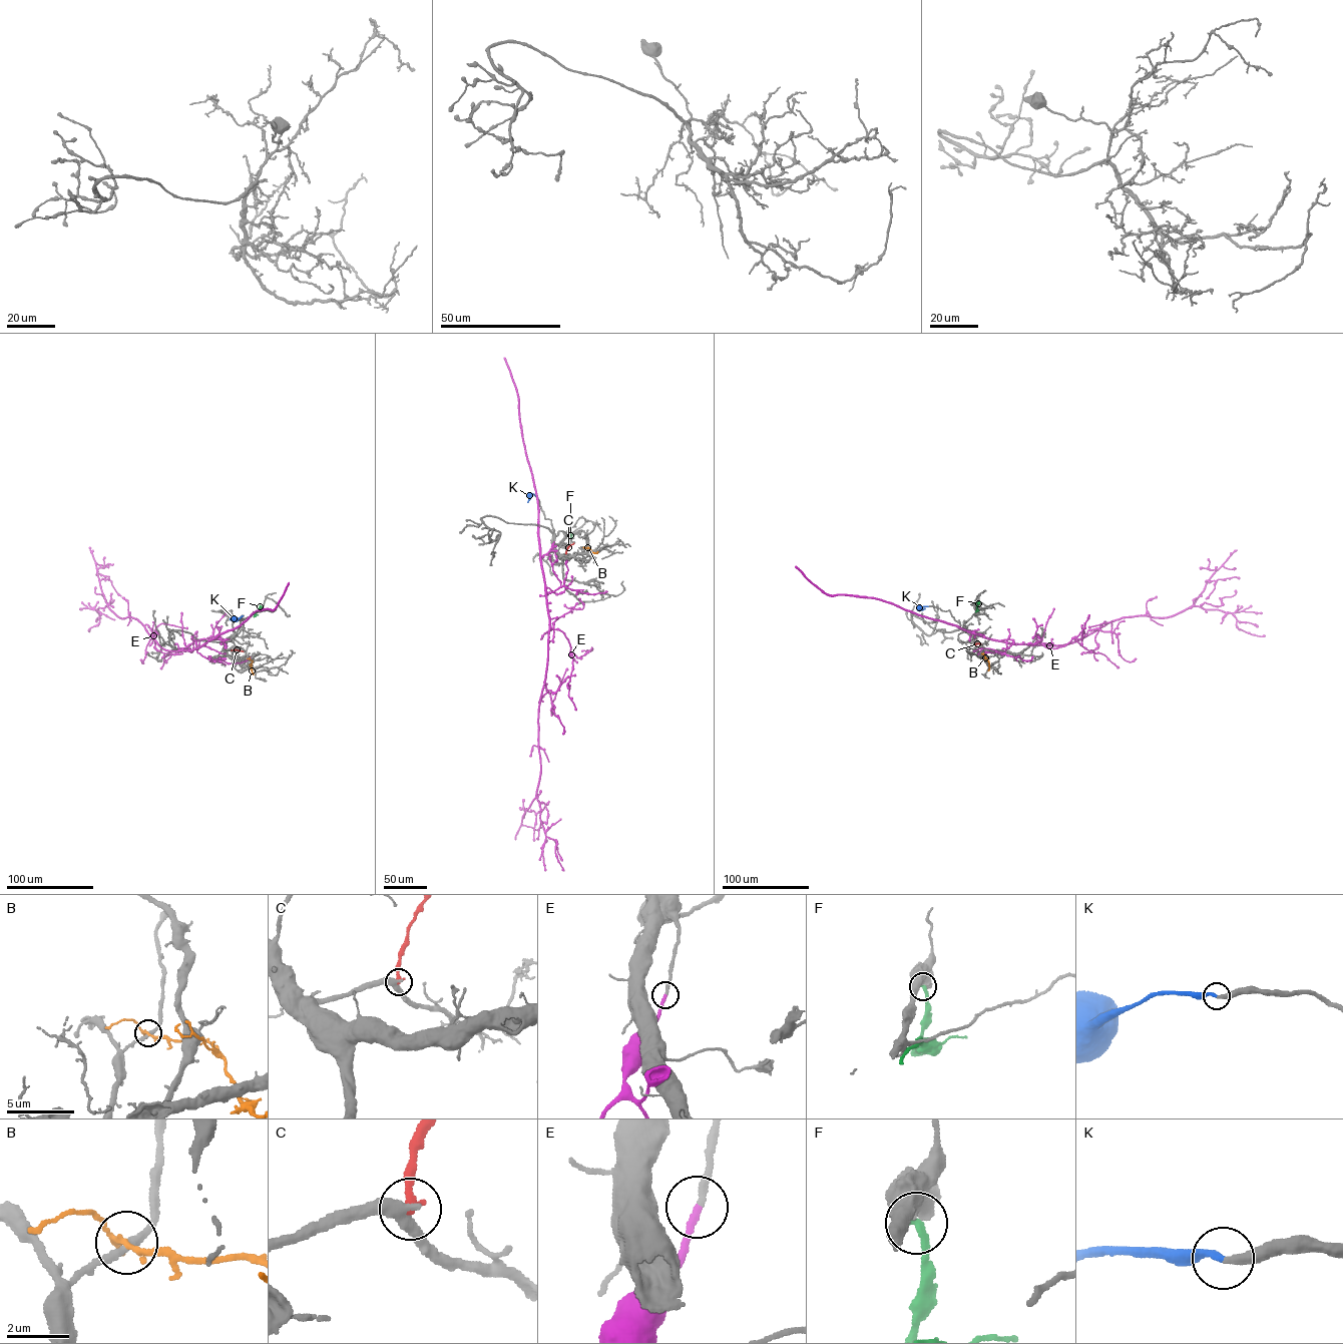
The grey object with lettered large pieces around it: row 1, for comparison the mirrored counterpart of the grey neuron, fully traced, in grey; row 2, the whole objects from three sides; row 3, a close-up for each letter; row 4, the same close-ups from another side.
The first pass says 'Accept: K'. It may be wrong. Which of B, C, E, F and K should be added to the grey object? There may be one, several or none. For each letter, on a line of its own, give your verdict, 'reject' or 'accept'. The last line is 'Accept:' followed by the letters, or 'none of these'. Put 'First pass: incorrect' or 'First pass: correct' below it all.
B: reject
C: reject
E: reject
F: reject
K: accept
Accept: K
First pass: correct

